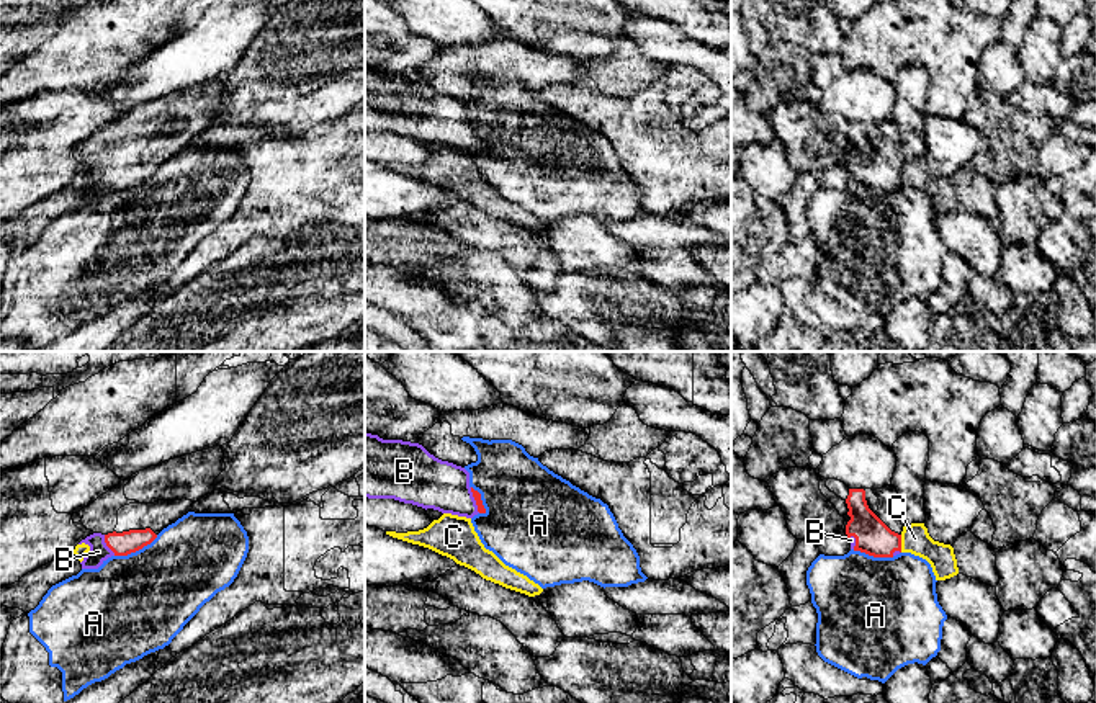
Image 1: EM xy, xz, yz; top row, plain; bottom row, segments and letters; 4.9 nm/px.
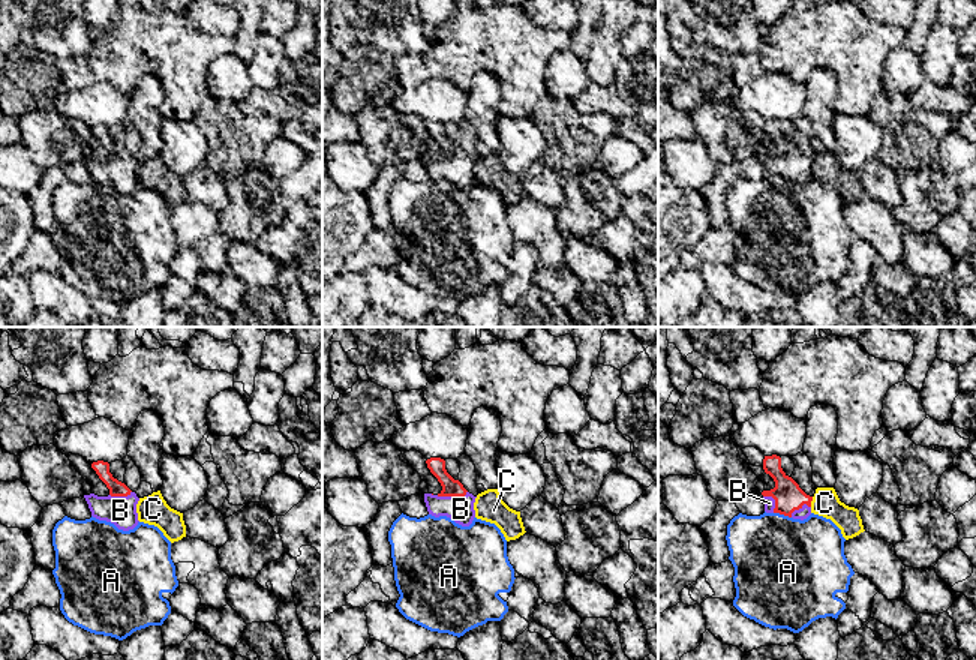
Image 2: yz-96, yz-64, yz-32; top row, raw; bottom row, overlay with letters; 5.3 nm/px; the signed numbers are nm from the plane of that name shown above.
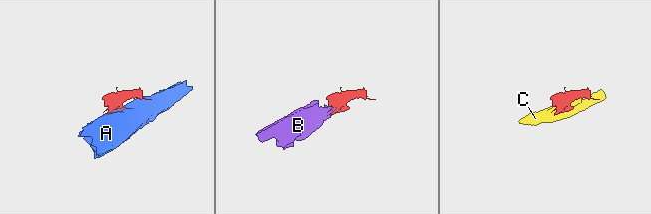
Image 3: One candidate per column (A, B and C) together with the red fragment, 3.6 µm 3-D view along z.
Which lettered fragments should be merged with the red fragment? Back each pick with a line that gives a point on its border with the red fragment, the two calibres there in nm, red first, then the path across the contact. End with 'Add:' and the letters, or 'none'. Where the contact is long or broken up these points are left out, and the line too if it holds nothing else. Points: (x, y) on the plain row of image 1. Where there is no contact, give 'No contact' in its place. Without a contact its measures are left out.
B: Touches red at xz (475, 133). Thickness 40 nm (red) against 260 nm. Path across: xz (476, 128), (475, 133), (458, 133), (429, 116)
Add: B

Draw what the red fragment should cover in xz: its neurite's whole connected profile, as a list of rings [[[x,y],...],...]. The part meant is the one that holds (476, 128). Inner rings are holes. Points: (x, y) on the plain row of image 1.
[[[365,67],[365,131],[394,132],[466,152],[486,147],[481,128],[469,119],[465,101],[435,92],[419,77],[383,74],[371,67]]]

